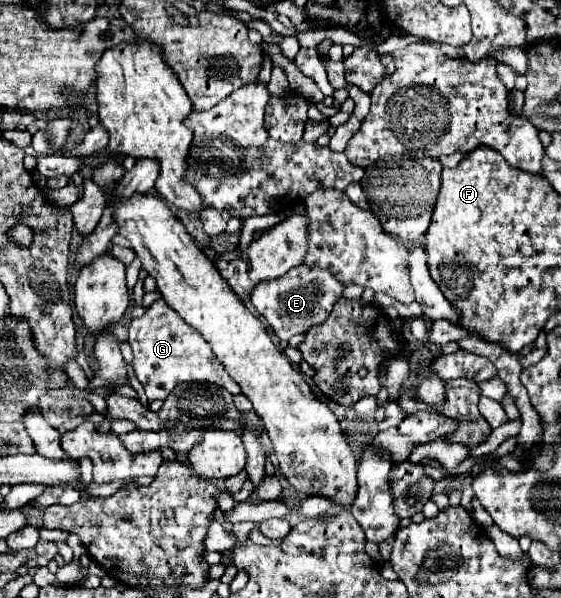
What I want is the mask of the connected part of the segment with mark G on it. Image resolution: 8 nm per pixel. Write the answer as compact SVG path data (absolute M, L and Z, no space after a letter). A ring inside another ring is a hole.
M164 299L154 301L142 317L132 319L128 343L134 351L134 375L144 385L146 397L150 401L166 399L170 391L182 383L212 383L224 387L232 395L240 393L238 383L226 373L224 365L220 365L204 337L196 329L188 327Z

